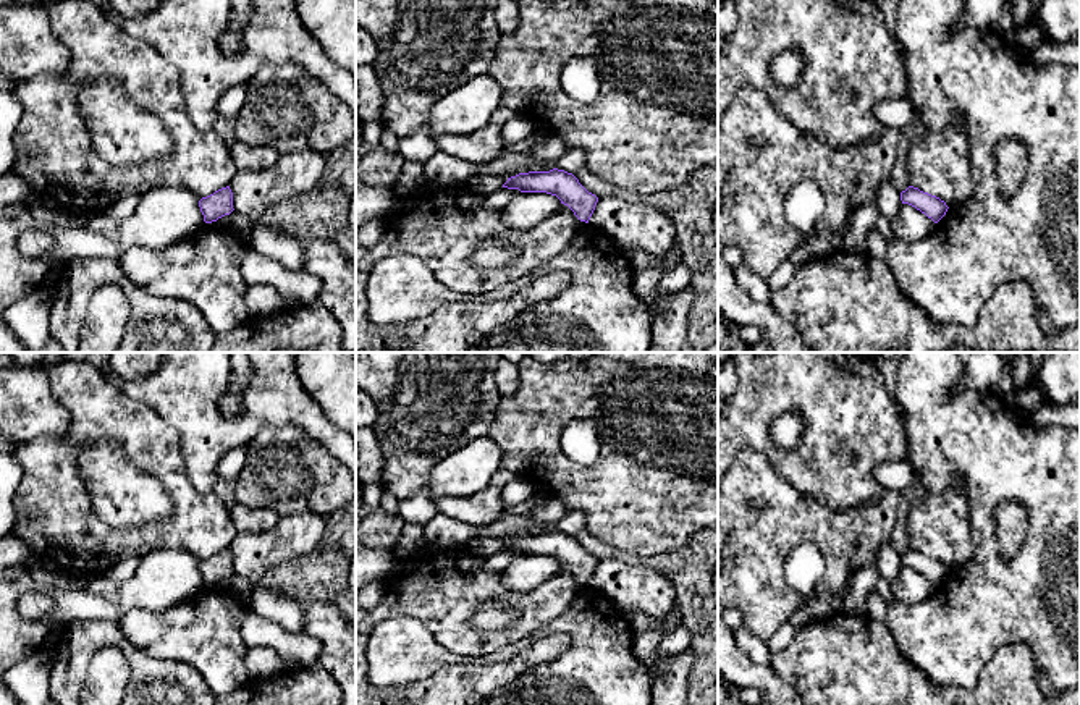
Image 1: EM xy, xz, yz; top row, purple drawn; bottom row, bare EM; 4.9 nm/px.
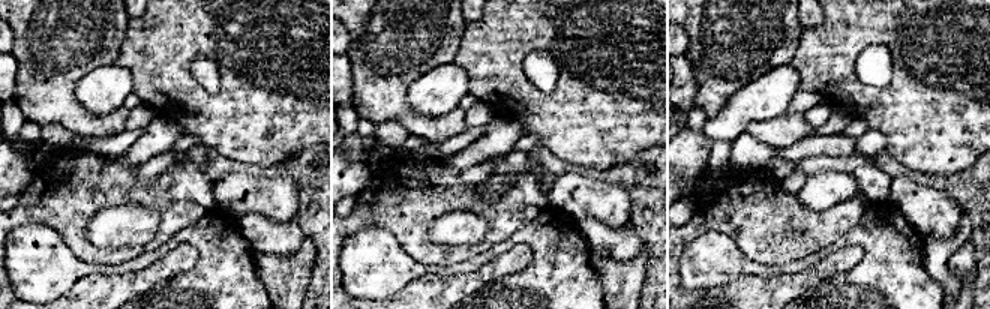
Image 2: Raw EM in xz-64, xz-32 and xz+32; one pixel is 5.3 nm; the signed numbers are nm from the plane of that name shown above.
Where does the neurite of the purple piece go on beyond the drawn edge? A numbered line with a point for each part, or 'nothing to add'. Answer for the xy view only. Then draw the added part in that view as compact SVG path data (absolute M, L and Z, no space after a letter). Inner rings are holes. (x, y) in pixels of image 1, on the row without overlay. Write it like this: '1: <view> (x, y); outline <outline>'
nothing to add

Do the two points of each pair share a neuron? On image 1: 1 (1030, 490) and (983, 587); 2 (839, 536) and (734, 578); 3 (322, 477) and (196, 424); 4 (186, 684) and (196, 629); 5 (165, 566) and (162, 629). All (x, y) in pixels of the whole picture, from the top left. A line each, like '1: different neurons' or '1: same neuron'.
1: same neuron
2: same neuron
3: different neurons
4: different neurons
5: different neurons

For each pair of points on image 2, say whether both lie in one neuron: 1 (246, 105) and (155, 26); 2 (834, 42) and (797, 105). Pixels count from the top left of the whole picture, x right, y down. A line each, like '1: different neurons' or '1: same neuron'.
1: same neuron
2: different neurons

